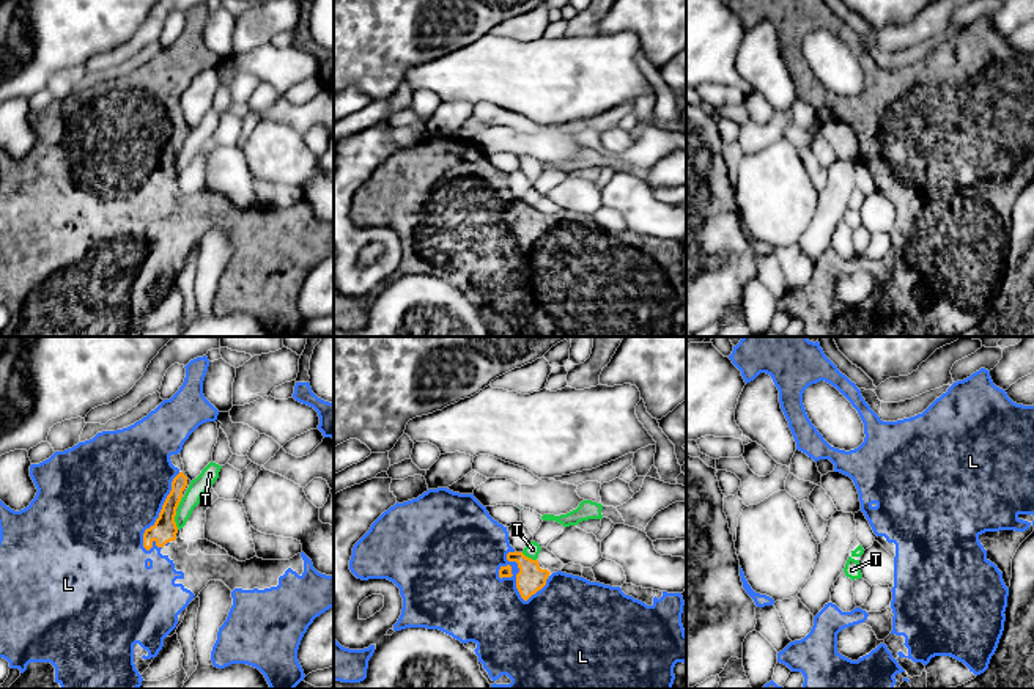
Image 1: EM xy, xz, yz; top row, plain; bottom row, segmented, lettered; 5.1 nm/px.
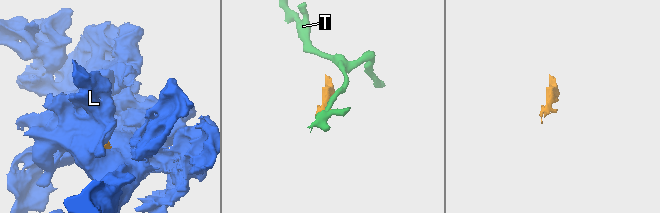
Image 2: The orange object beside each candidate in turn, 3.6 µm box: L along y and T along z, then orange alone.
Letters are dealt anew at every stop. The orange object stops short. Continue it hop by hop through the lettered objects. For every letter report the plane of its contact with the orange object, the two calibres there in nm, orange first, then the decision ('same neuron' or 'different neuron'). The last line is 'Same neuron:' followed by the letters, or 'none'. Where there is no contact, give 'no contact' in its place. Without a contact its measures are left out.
L: contact in xz; calibres 140 and 360 nm; same neuron
T: contact in xy; calibres 130 and 90 nm; different neuron
Same neuron: L

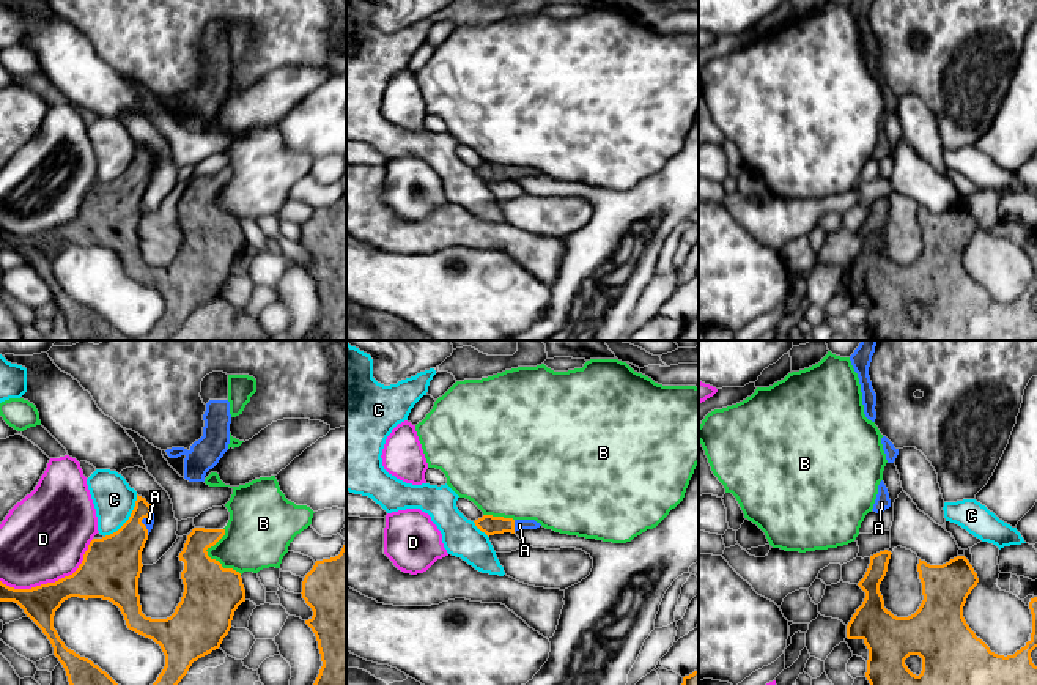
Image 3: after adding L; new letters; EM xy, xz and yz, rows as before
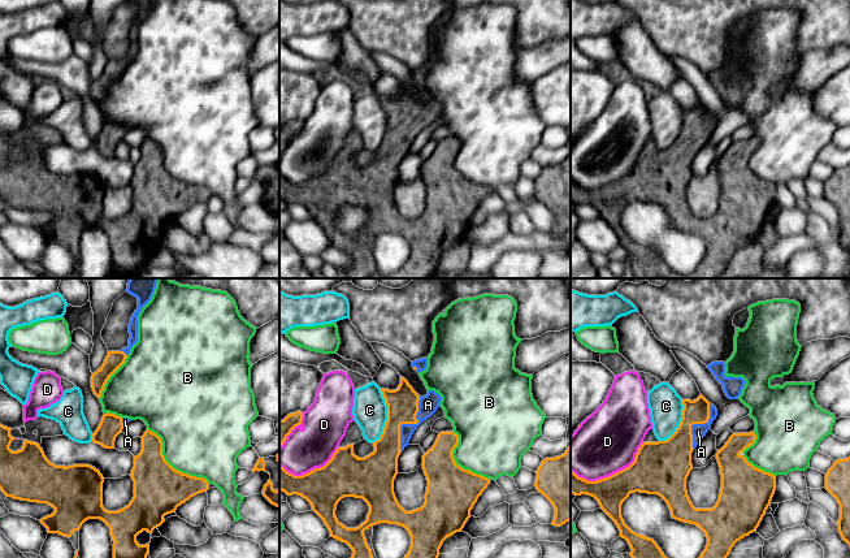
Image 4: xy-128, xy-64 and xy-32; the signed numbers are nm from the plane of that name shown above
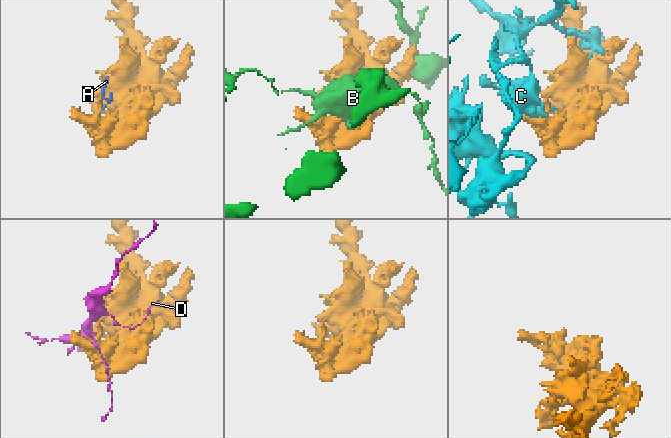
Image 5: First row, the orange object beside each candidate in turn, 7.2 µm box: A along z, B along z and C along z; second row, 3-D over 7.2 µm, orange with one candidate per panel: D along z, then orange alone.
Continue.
A: contact in xy; calibres 280 and 50 nm; same neuron
B: contact in xy; calibres 280 and 300 nm; different neuron
C: contact in xy; calibres 300 and 220 nm; different neuron
D: contact in xy; calibres 240 and 440 nm; different neuron
Same neuron: A

